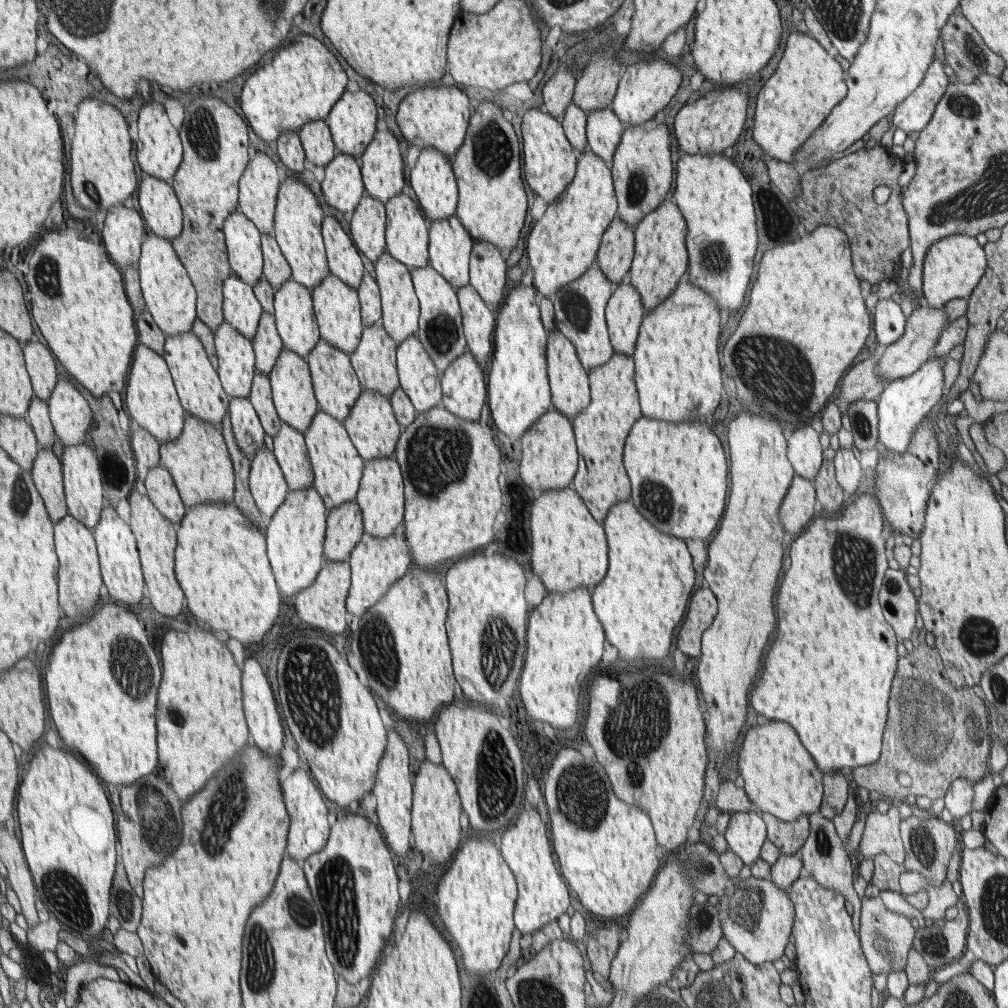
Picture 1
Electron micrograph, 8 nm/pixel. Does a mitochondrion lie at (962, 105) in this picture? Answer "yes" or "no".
yes

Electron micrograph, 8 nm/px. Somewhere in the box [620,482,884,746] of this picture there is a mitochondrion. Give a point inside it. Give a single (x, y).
(857, 582)

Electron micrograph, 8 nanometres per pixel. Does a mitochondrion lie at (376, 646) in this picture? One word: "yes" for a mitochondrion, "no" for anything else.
yes

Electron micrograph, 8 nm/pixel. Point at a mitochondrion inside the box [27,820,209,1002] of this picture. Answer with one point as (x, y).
(63, 890)

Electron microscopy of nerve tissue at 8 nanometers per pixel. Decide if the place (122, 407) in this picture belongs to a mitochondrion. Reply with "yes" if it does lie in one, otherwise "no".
no

